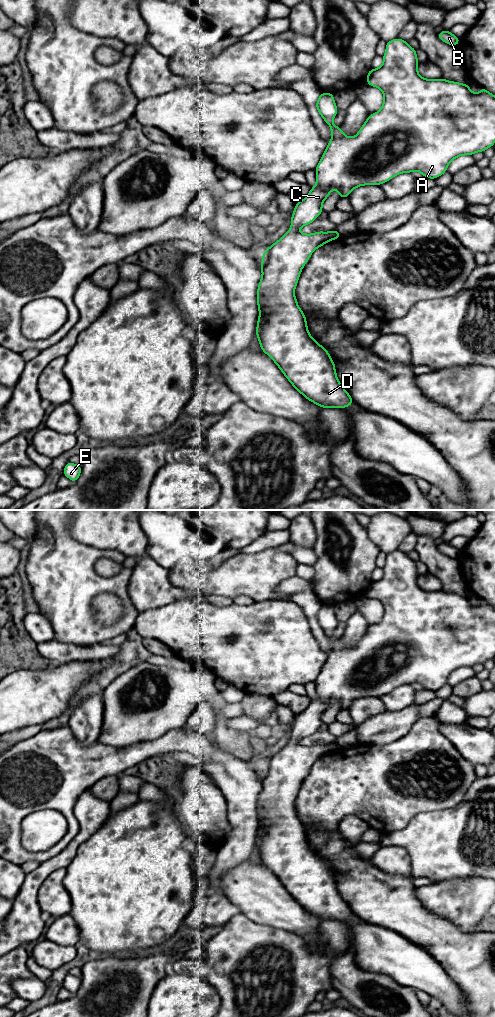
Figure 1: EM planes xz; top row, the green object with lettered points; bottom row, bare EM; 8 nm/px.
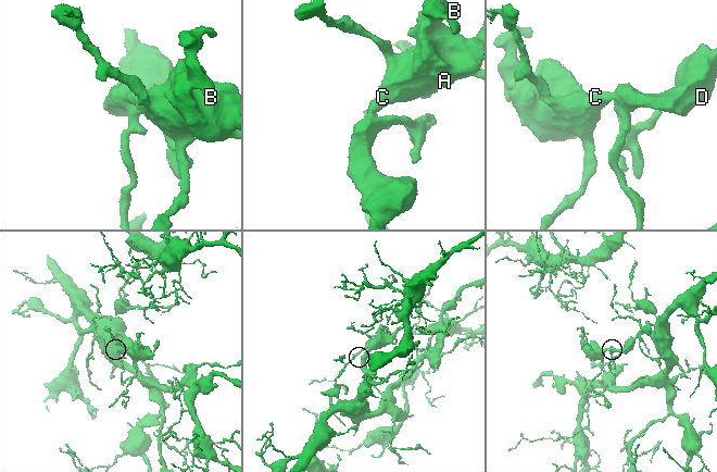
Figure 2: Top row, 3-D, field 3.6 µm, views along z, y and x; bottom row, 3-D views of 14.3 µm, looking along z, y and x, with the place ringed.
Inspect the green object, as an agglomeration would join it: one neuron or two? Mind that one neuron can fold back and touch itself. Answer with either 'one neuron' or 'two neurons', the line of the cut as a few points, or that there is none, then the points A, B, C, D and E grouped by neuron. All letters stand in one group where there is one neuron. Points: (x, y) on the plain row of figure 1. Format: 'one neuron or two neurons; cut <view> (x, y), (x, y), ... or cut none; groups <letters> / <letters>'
one neuron; cut none; groups A B C D E

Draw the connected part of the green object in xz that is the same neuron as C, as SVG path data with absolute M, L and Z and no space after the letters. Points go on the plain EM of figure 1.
M400 550L386 554L386 563L383 576L371 581L366 589L369 598L378 599L383 604L382 620L367 629L357 647L347 649L339 638L332 636L338 621L332 605L323 604L316 619L324 633L330 638L332 650L316 678L316 697L302 713L297 714L291 728L291 740L277 754L266 761L262 768L262 790L257 801L257 816L259 830L256 848L261 862L265 864L279 879L294 900L306 911L324 920L346 920L353 915L349 905L339 894L334 873L328 863L313 851L308 843L306 828L297 816L294 806L302 780L309 772L311 766L326 754L332 753L342 747L334 742L330 744L315 744L303 746L297 742L311 736L323 723L322 716L333 701L336 701L340 710L348 709L350 704L362 697L381 697L388 694L395 687L401 685L420 684L424 689L435 691L446 684L449 675L462 667L473 667L484 664L495 655L495 608L486 601L473 605L468 596L440 591L422 590L417 582L418 571L416 562Z

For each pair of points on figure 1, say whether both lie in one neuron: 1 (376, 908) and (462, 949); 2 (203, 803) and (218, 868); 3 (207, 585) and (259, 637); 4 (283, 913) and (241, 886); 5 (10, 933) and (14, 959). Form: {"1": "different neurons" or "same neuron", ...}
{"1": "same neuron", "2": "different neurons", "3": "different neurons", "4": "same neuron", "5": "different neurons"}

